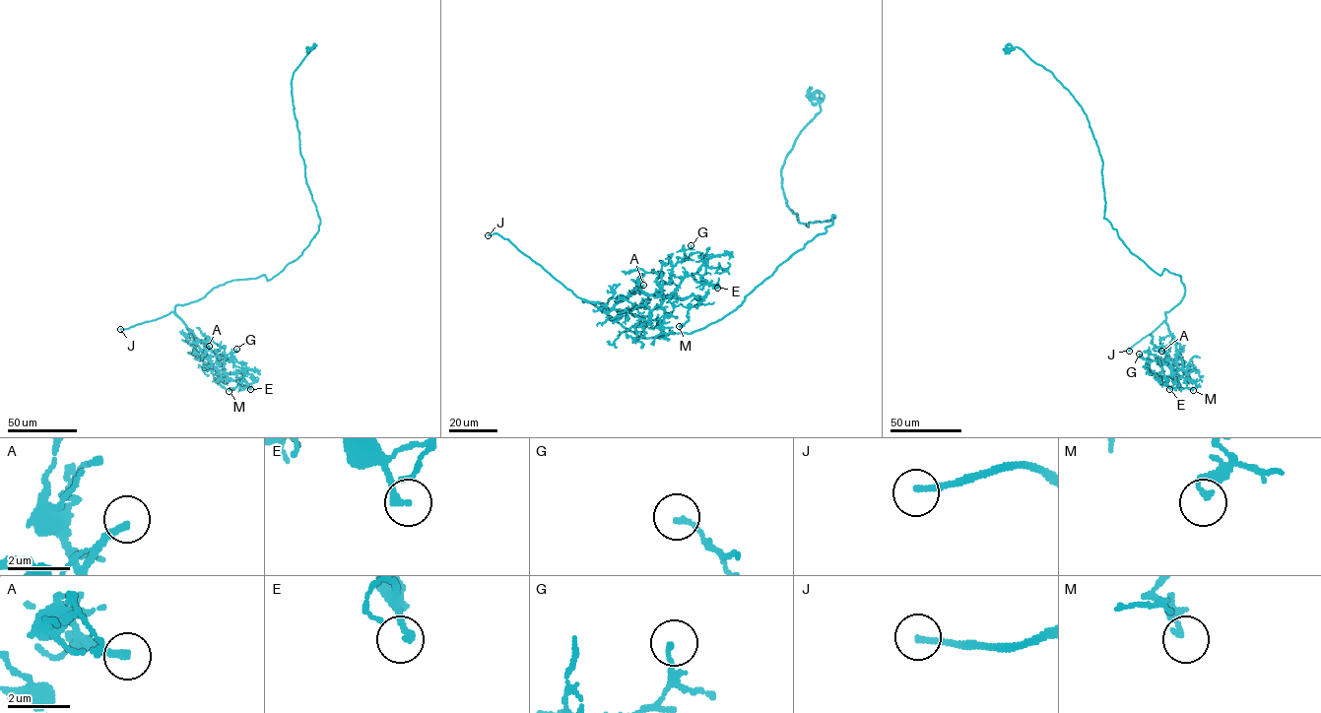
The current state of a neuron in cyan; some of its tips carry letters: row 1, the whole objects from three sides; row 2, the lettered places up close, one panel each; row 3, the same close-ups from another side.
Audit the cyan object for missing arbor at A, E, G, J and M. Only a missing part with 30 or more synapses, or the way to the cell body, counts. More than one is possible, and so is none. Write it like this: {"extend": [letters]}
{"extend": ["A", "J"]}

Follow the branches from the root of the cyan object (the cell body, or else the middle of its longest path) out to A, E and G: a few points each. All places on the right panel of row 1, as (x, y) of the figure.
A: (1137, 256), (1158, 274), (1165, 269), (1180, 276), (1184, 286), (1181, 300), (1165, 312), (1173, 339), (1161, 351)
E: (1137, 256), (1184, 286), (1165, 312), (1171, 374), (1159, 374), (1169, 389)
G: (1137, 256), (1158, 274), (1180, 276), (1185, 289), (1165, 312), (1167, 361), (1139, 354)

